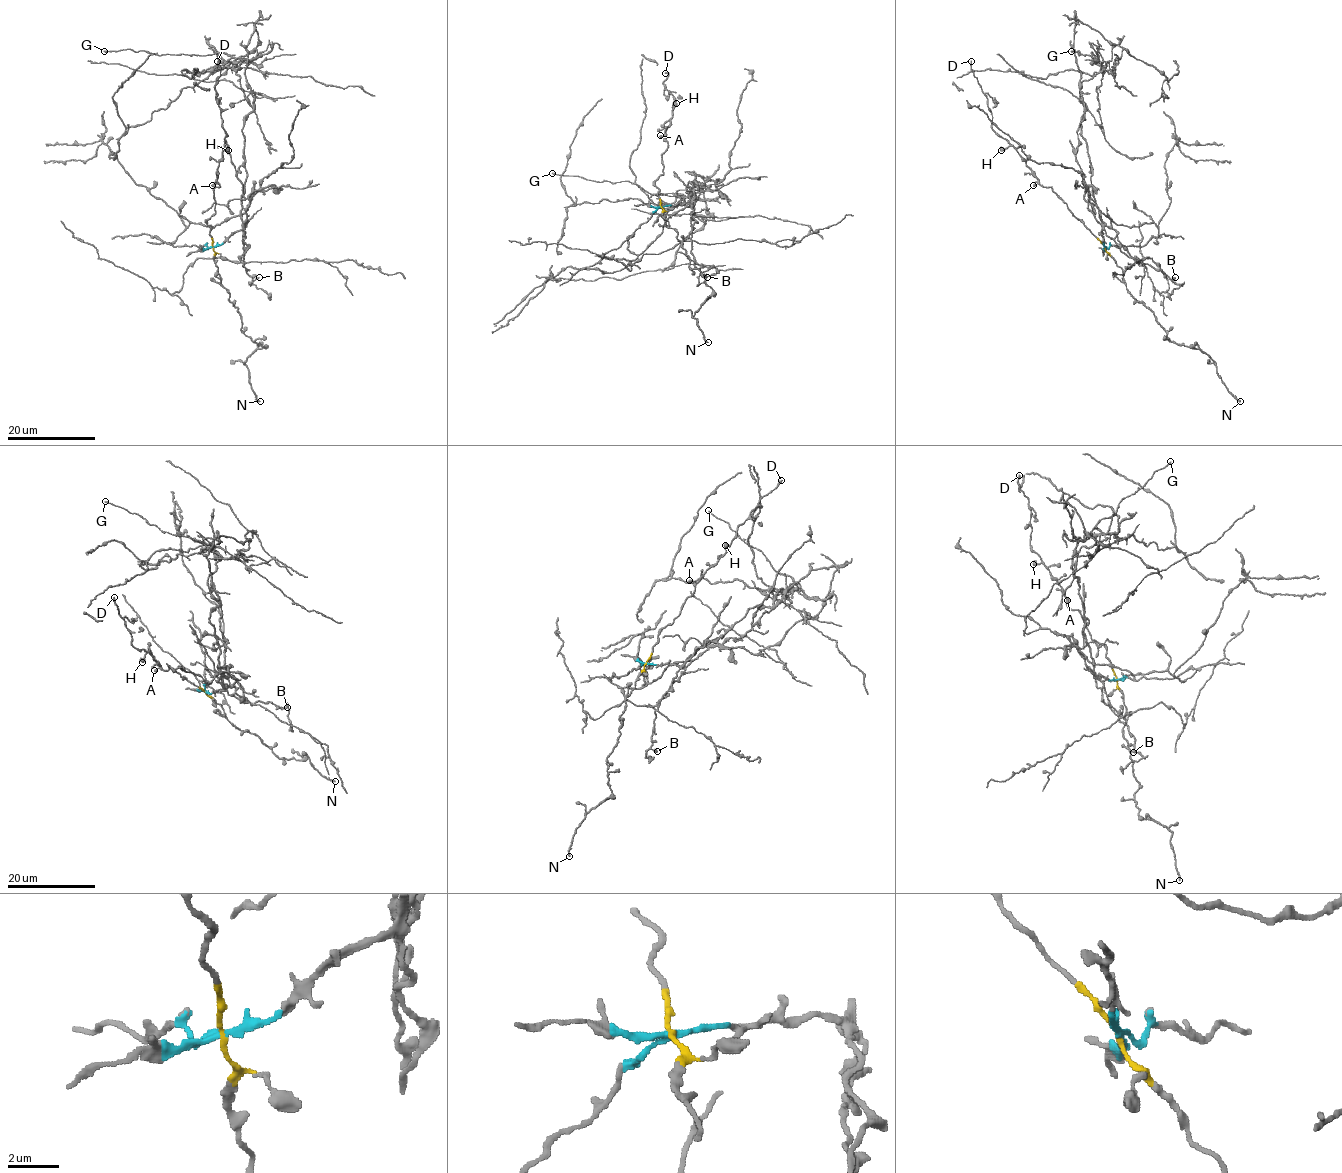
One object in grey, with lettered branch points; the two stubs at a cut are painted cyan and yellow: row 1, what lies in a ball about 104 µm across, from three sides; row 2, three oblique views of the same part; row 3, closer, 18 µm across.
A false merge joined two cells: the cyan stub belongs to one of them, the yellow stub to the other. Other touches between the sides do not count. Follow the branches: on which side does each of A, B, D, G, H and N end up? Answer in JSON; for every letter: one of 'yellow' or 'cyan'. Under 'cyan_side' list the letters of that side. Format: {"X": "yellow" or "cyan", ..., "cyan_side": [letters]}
{"A": "yellow", "B": "cyan", "D": "yellow", "G": "cyan", "H": "yellow", "N": "yellow", "cyan_side": ["B", "G"]}

